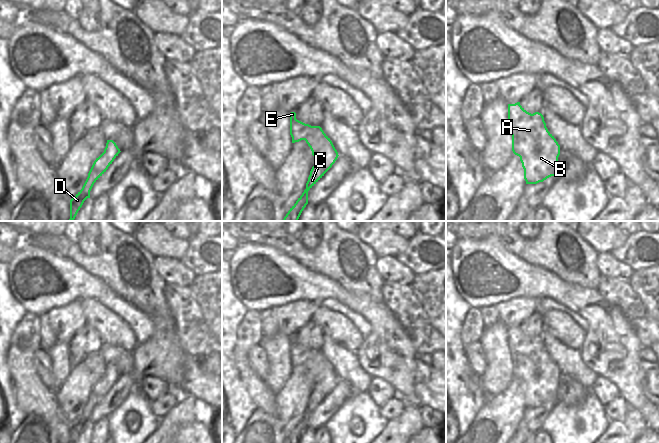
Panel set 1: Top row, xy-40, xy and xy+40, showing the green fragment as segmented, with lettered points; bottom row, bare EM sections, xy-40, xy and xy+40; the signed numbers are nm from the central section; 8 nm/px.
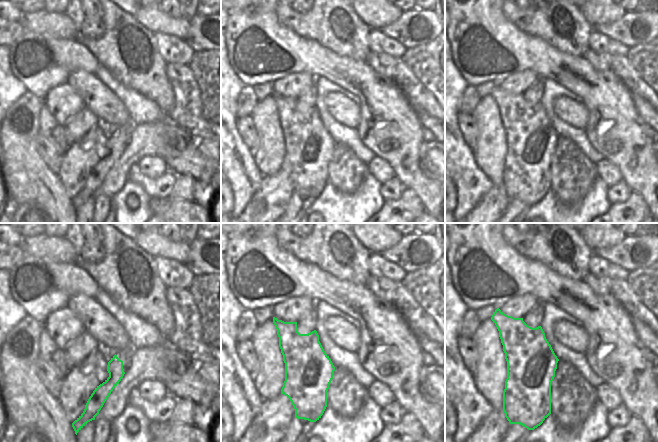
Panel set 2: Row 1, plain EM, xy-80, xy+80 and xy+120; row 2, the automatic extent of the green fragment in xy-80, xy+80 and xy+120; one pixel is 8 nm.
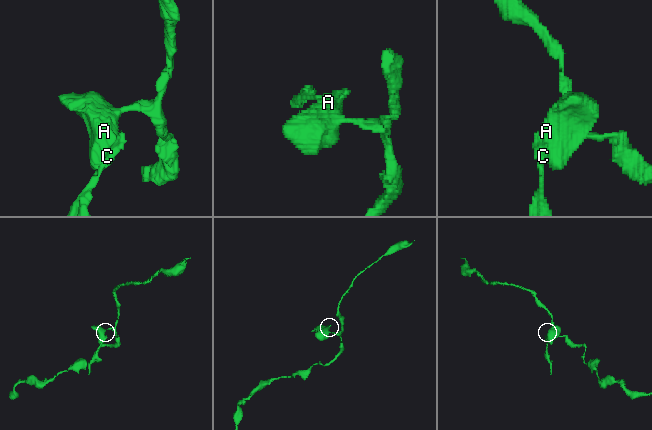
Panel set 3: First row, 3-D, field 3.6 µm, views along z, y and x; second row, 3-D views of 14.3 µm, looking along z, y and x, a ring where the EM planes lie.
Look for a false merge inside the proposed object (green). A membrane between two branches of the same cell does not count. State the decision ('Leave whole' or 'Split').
Split.

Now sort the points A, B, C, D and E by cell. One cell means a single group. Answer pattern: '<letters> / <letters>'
A B E / C D

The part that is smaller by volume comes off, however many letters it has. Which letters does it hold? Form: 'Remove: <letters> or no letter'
Remove: C, D.

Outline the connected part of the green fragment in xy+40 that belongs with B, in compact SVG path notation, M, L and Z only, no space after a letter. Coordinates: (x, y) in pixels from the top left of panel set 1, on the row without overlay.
M520 326L508 328L512 375L520 381L526 408L556 400L560 369L548 355L541 337L527 336Z

